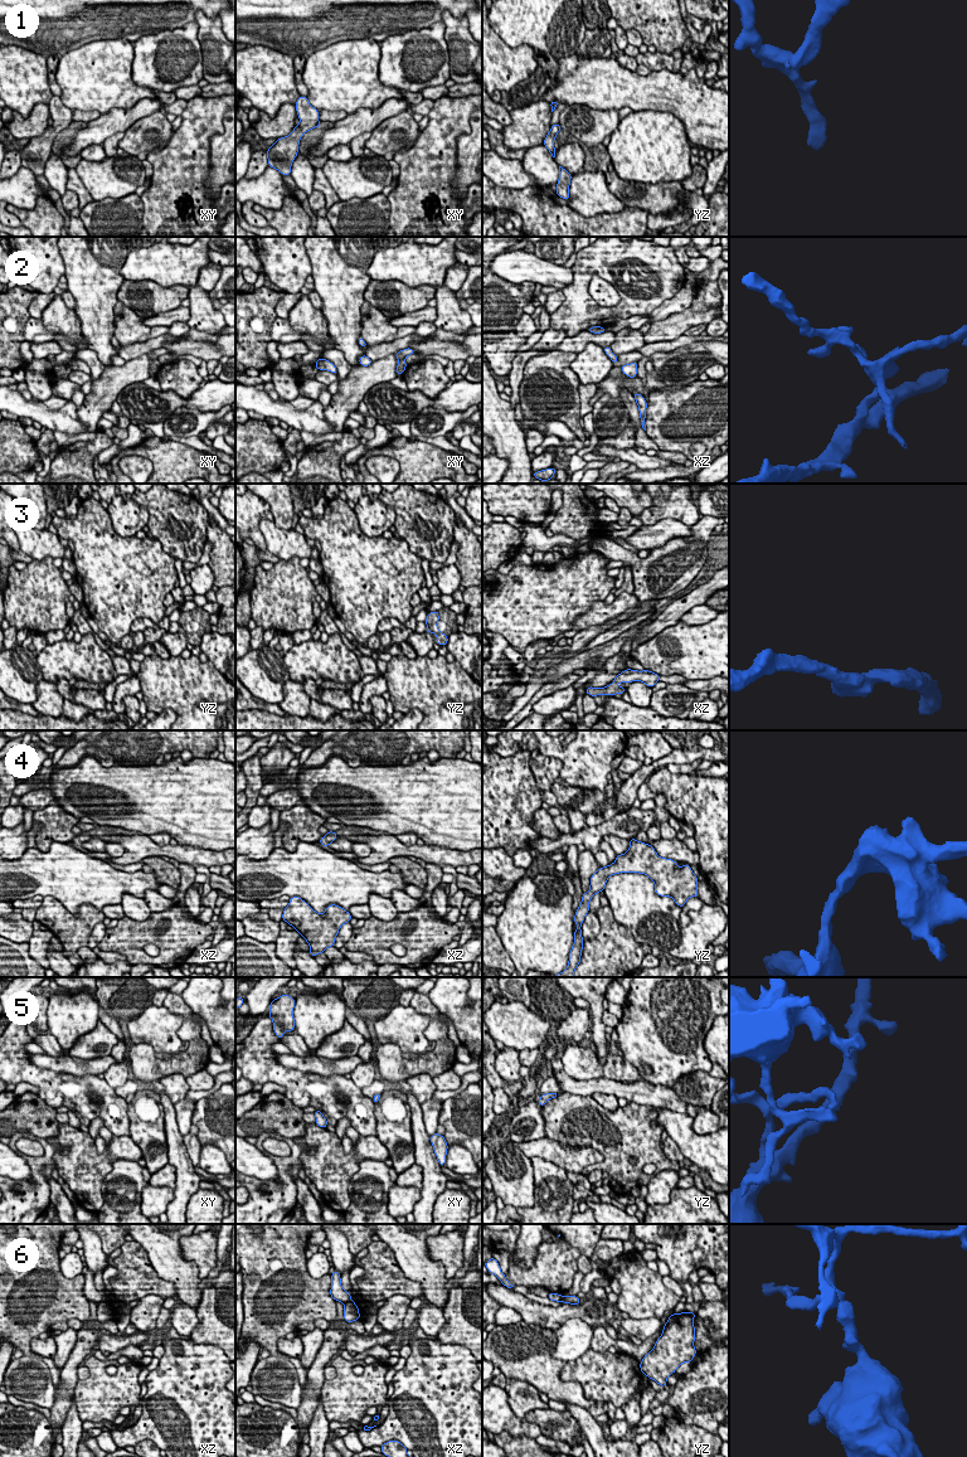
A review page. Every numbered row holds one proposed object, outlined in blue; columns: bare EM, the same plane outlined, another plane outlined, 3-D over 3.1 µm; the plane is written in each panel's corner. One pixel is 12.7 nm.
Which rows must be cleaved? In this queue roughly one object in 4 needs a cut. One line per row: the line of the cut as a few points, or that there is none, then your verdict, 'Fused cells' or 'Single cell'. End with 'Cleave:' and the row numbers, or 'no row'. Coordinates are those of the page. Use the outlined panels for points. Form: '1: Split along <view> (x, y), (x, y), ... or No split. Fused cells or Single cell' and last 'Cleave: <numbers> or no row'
1: No split. Single cell
2: No split. Single cell
3: No split. Single cell
4: No split. Single cell
5: Split along xy (378, 1093), (375, 1102). Fused cells
6: Split along xz (349, 1300), (344, 1303). Fused cells
Cleave: 5, 6

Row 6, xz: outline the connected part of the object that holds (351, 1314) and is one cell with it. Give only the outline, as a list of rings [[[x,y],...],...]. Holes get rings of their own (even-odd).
[[[354,1301],[344,1303],[344,1320],[346,1322],[354,1322],[356,1320],[360,1320],[359,1307]]]

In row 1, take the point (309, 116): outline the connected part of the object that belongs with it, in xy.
[[[300,96],[295,105],[300,123],[288,136],[277,139],[266,151],[268,166],[278,170],[283,176],[291,175],[291,166],[298,154],[298,145],[303,133],[315,127],[321,127],[319,110],[310,105],[307,97]]]

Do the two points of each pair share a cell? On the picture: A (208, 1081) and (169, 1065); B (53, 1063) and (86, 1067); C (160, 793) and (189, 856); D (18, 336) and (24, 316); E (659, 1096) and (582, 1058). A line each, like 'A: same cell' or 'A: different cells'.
A: different cells
B: same cell
C: different cells
D: same cell
E: different cells

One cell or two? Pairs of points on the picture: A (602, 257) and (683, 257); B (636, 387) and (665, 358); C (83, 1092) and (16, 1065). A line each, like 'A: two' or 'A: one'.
A: two
B: two
C: one

